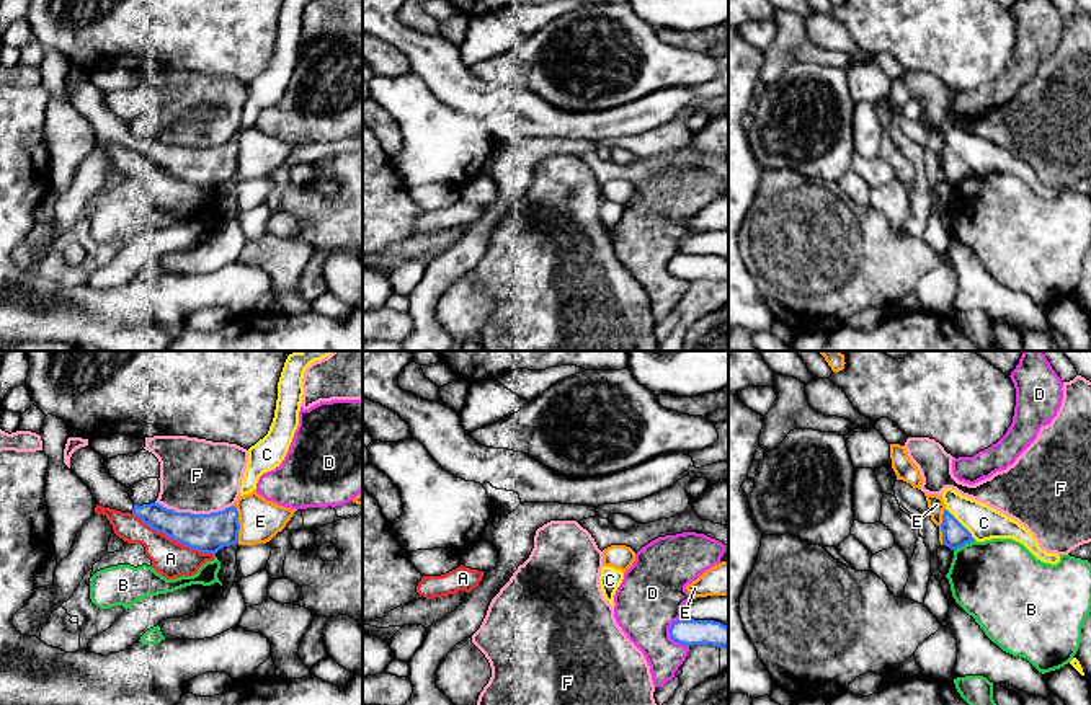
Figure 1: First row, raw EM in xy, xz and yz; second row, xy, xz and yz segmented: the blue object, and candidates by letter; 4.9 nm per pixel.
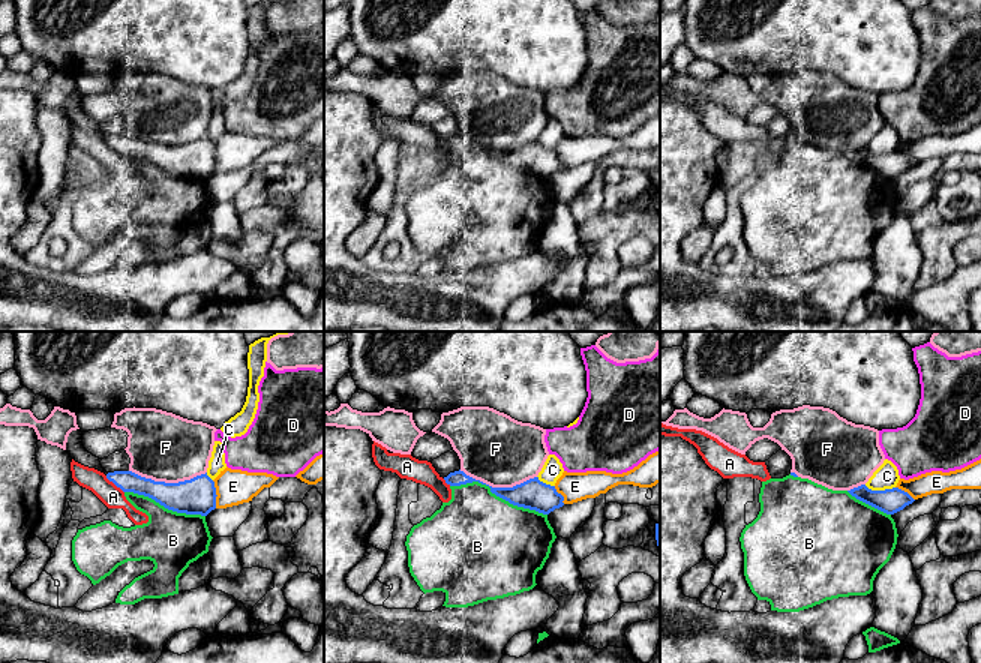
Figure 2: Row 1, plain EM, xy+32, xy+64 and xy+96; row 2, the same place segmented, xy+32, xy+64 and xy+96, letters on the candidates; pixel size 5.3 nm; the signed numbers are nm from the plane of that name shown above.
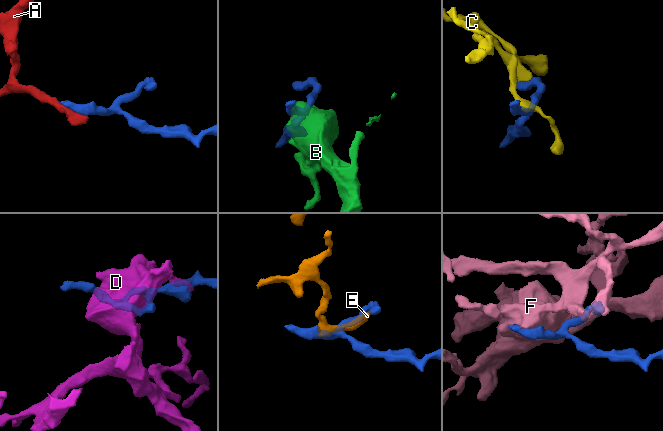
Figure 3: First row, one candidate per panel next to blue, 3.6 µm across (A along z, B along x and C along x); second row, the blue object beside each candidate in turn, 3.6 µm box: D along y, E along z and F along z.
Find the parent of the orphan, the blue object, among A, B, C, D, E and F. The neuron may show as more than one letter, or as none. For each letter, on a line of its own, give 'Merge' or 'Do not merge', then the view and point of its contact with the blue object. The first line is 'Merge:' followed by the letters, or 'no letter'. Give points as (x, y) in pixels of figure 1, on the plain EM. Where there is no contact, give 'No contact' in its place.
Merge: C
A: Do not merge. Touches blue at xy (173, 173)
B: Do not merge. Touches blue at yz (964, 178)
C: Merge. Touches blue at yz (961, 159)
D: Do not merge. Touches blue at xz (670, 270)
E: Do not merge. Touches blue at xy (239, 159)
F: Do not merge. Touches blue at xy (195, 149)

